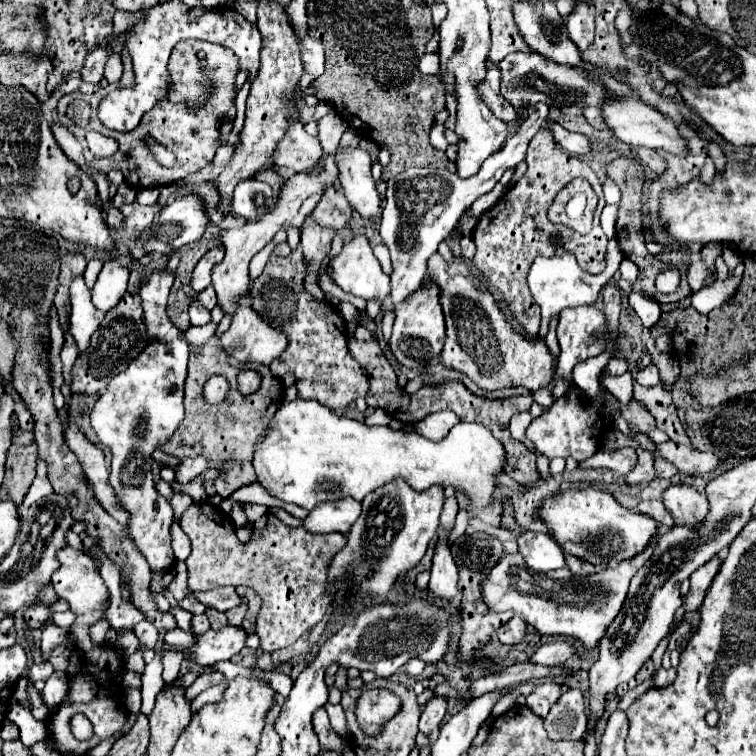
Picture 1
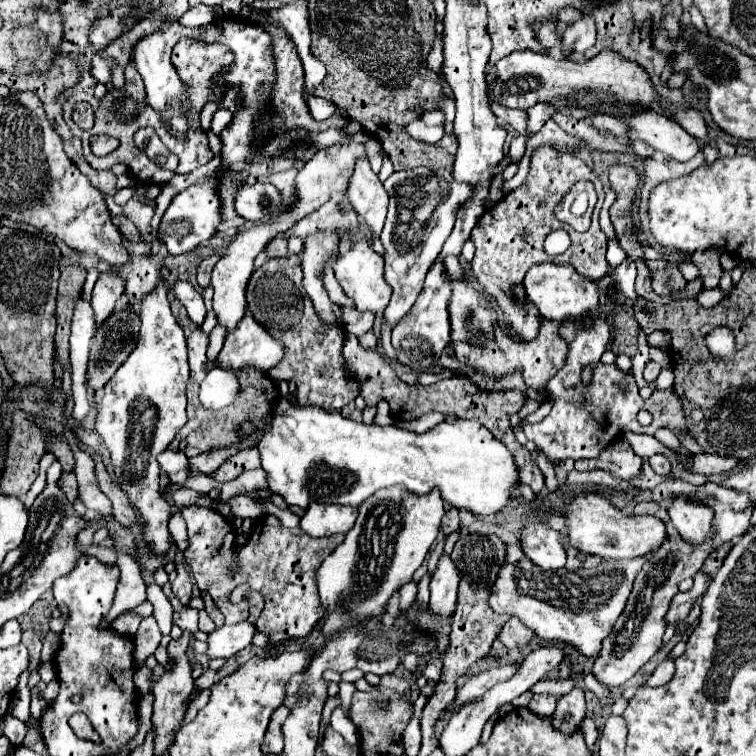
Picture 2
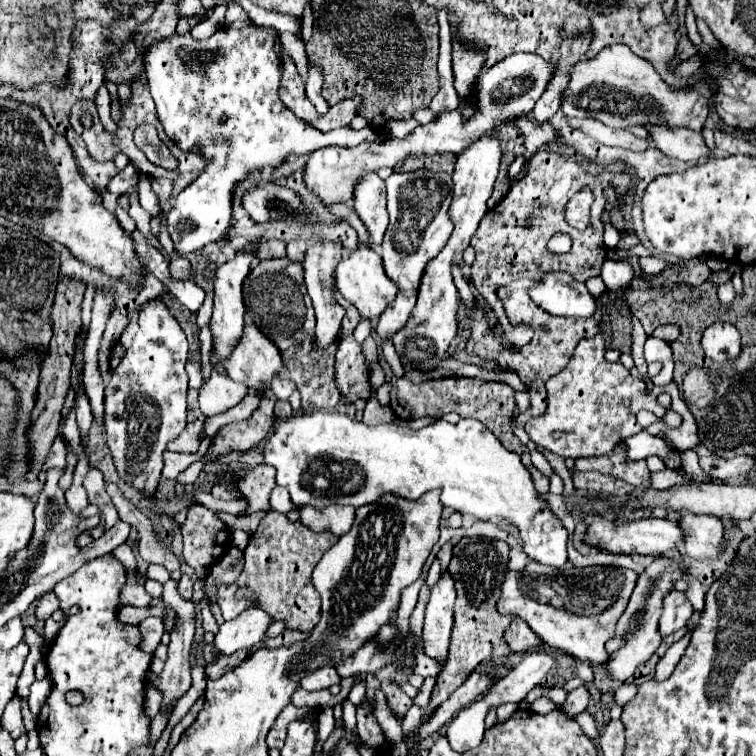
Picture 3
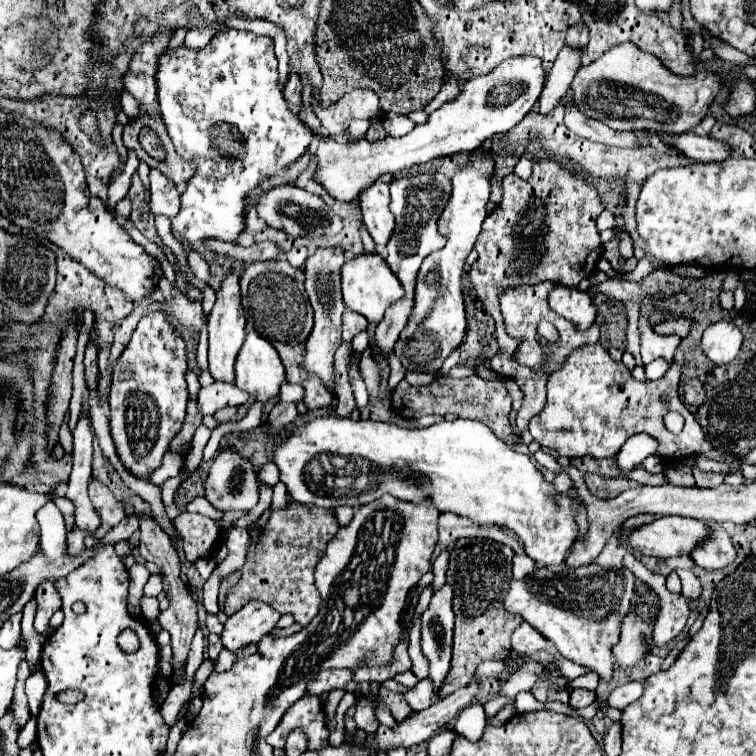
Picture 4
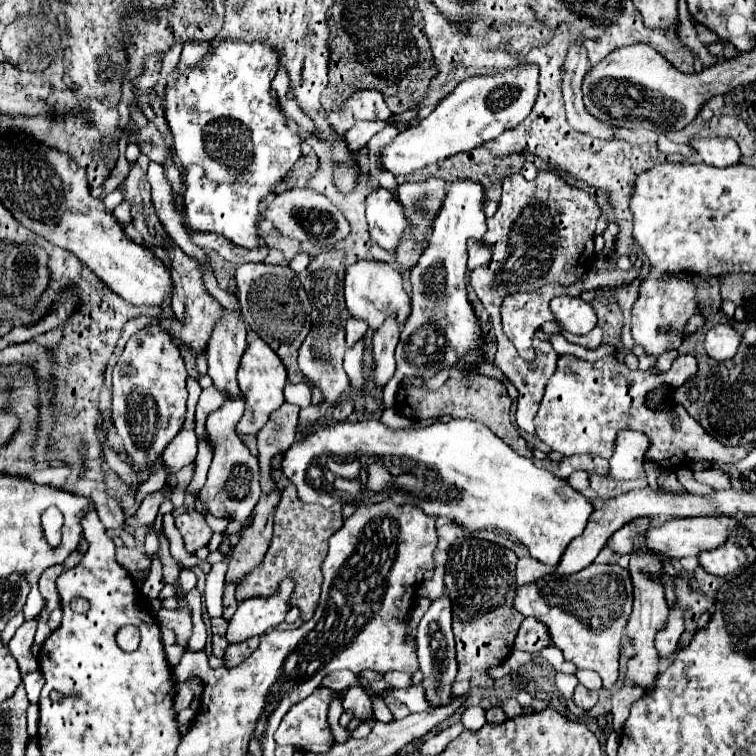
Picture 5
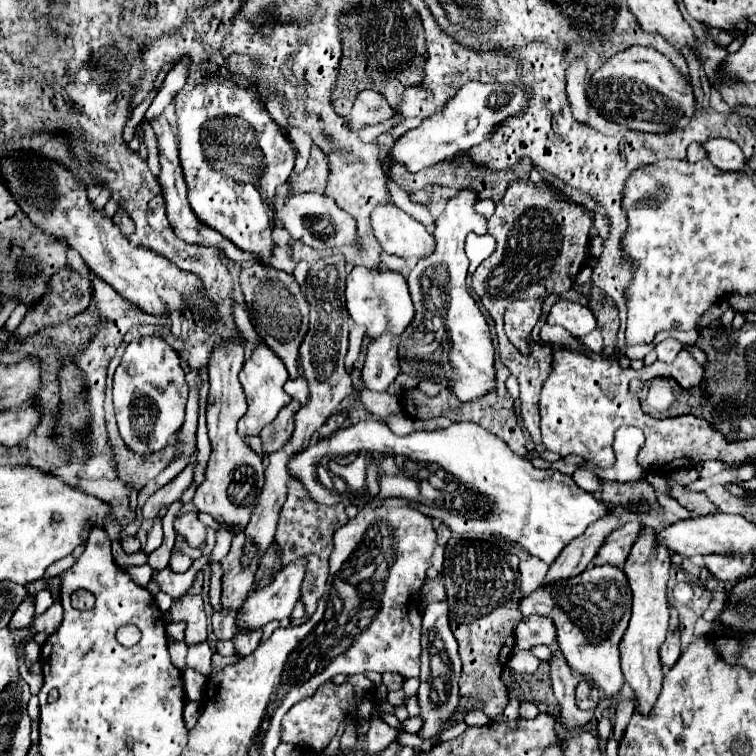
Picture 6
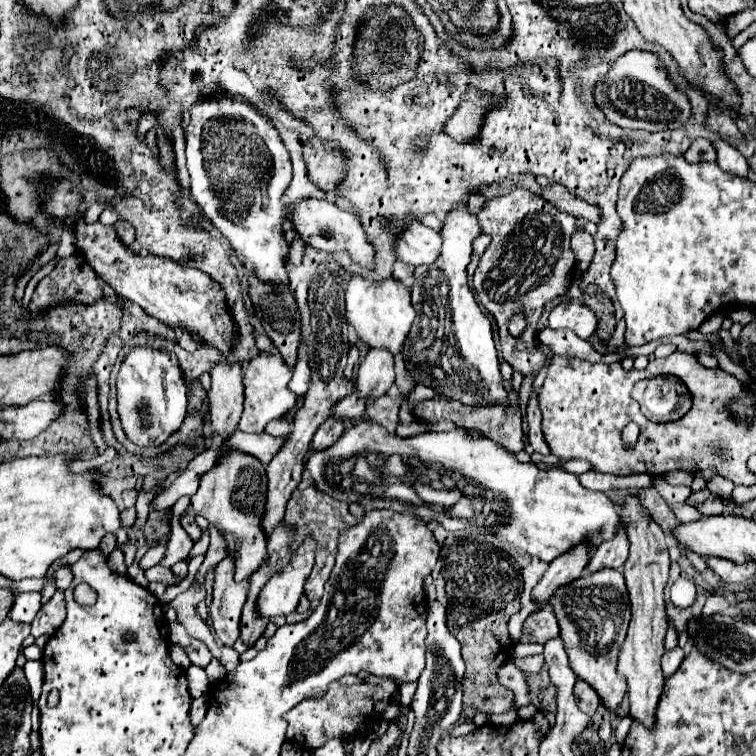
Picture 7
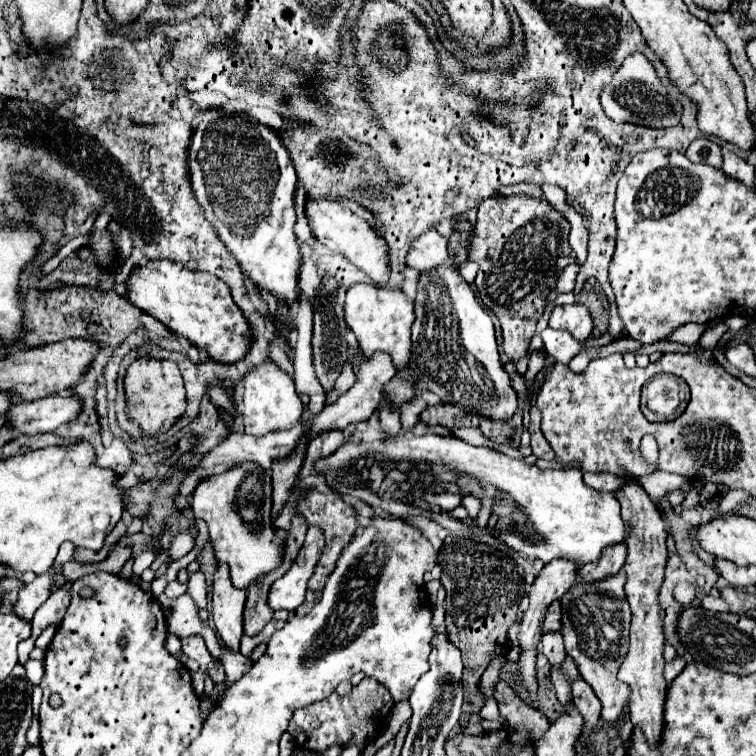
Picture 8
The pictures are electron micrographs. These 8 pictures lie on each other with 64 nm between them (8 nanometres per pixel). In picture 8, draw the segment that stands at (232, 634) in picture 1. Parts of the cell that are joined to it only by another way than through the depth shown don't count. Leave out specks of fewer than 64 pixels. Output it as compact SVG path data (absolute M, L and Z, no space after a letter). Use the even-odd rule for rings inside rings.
M310 526L302 548L296 560L292 562L292 568L282 578L278 578L270 588L268 604L272 610L286 608L294 612L304 602L308 580L320 560L322 548L324 548L324 532L320 530L320 526Z

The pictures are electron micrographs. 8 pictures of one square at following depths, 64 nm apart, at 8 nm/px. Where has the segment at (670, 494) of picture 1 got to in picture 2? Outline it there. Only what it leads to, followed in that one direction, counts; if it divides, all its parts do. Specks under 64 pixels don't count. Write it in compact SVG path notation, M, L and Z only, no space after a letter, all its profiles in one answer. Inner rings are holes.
M678 494L674 496L674 502L668 508L668 514L674 528L684 538L684 542L702 546L704 542L714 538L716 526L712 524L714 520L712 508L704 508L704 504L692 504L684 494Z

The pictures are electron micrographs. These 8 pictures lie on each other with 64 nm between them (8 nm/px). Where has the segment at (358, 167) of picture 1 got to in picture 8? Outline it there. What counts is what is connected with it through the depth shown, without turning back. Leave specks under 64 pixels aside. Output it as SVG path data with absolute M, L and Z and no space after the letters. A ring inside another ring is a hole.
M430 230L412 242L406 262L410 268L416 268L420 272L432 272L434 268L452 258L454 256L448 250L446 238L440 236L436 230Z

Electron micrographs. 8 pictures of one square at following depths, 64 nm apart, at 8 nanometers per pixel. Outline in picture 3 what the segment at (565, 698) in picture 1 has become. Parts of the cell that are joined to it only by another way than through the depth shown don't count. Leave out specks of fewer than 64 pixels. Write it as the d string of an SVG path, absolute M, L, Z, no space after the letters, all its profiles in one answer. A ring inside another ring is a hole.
M580 686L580 688L576 688L576 690L572 690L568 694L568 698L566 698L564 706L562 706L564 708L564 714L568 718L574 718L576 714L580 714L580 712L586 710L588 702L590 702L590 692L584 686Z

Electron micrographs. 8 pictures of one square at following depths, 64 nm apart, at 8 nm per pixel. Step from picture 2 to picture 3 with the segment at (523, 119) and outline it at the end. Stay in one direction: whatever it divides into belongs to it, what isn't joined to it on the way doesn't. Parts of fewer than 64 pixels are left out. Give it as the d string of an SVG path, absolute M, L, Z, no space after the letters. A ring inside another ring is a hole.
M524 116L520 120L516 120L516 126L520 128L520 132L526 138L526 152L524 158L530 160L530 156L546 142L560 142L560 138L556 136L556 132L552 130L550 124L538 124L536 120Z

